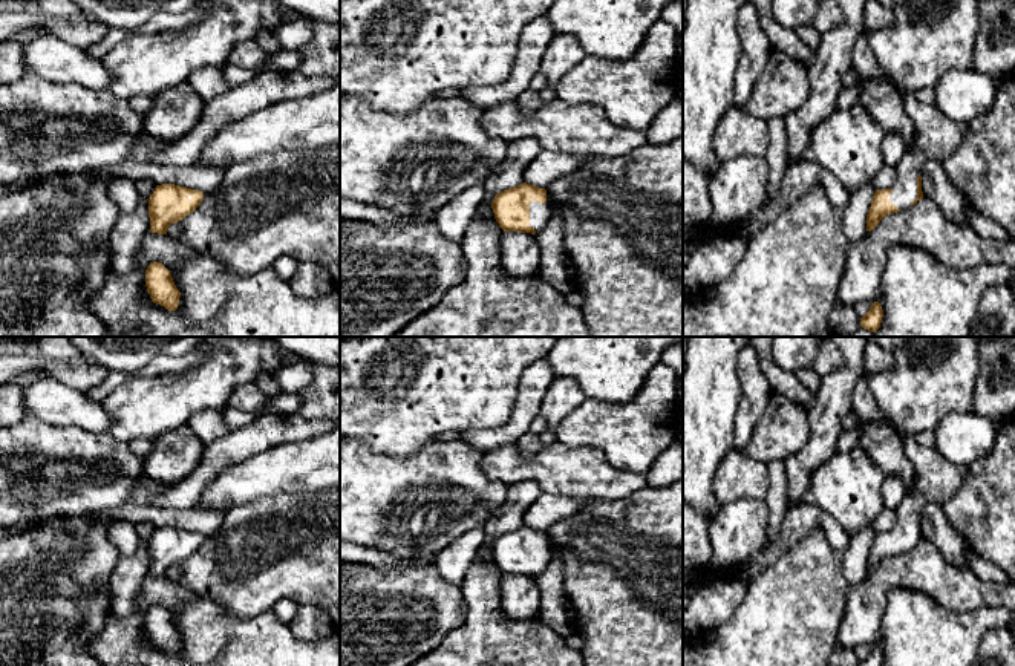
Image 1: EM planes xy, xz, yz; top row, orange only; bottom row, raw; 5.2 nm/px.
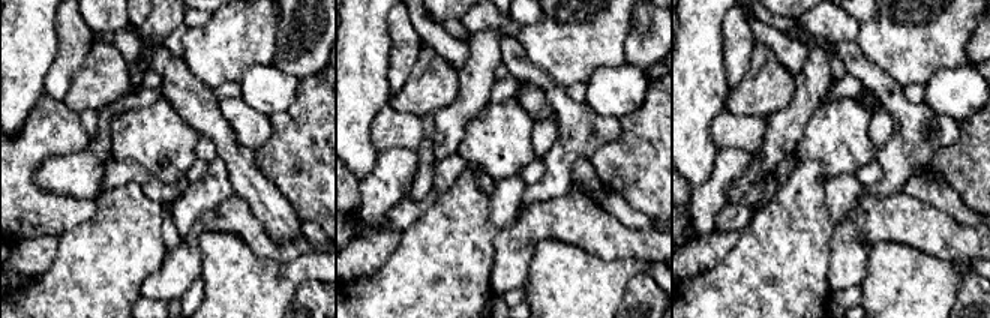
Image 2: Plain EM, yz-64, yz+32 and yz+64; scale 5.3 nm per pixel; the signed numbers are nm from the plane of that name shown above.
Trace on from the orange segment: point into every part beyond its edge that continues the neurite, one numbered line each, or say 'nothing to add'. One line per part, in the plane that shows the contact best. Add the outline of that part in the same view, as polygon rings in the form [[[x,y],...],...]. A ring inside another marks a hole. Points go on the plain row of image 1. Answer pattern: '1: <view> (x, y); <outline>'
1: xz (539, 556); [[[531,544],[530,547],[530,570],[540,576],[547,571],[551,562],[553,553],[548,545],[539,547]]]

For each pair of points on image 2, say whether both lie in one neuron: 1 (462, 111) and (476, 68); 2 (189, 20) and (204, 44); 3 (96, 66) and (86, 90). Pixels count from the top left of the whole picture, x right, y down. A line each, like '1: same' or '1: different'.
1: same
2: different
3: same

